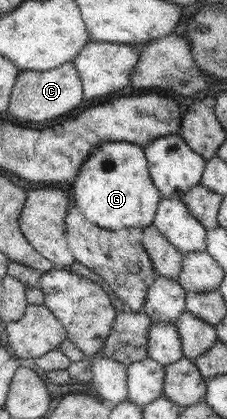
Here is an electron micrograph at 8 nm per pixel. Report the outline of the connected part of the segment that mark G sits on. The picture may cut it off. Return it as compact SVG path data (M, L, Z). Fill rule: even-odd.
M105 142L81 165L73 183L76 207L85 219L108 230L144 228L153 224L162 195L150 177L144 149L133 143Z

